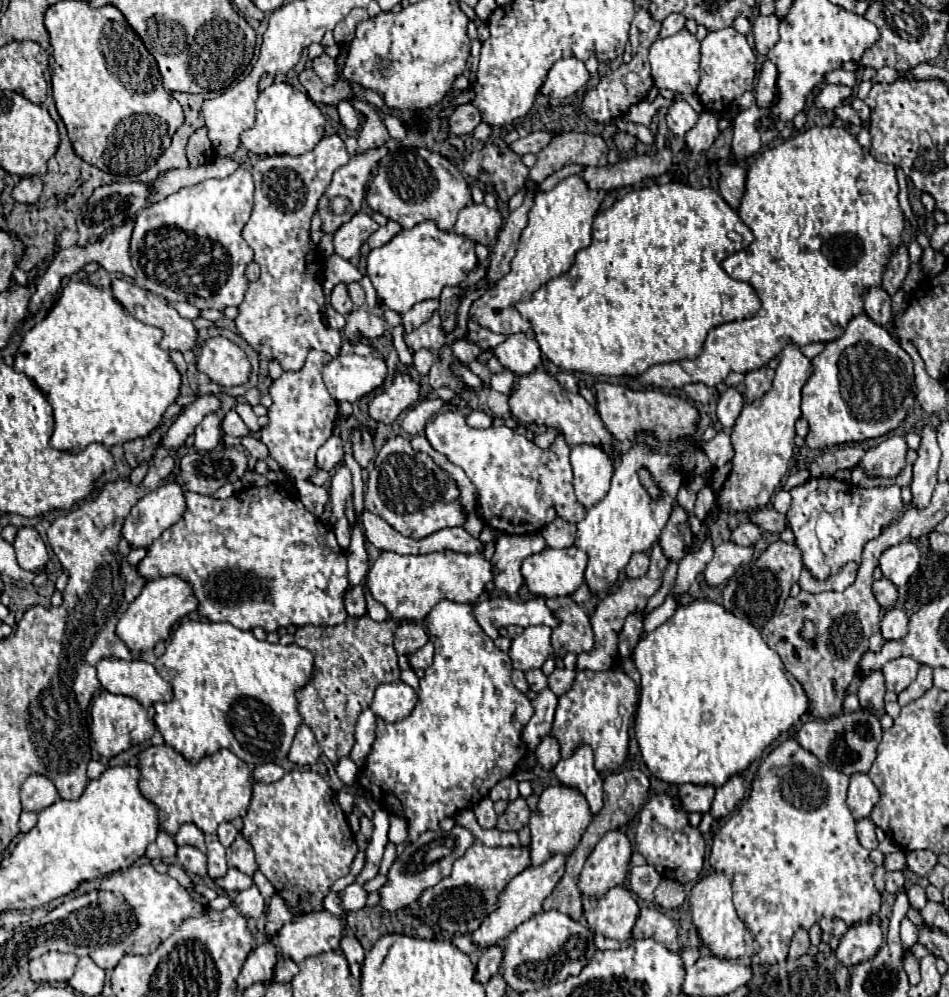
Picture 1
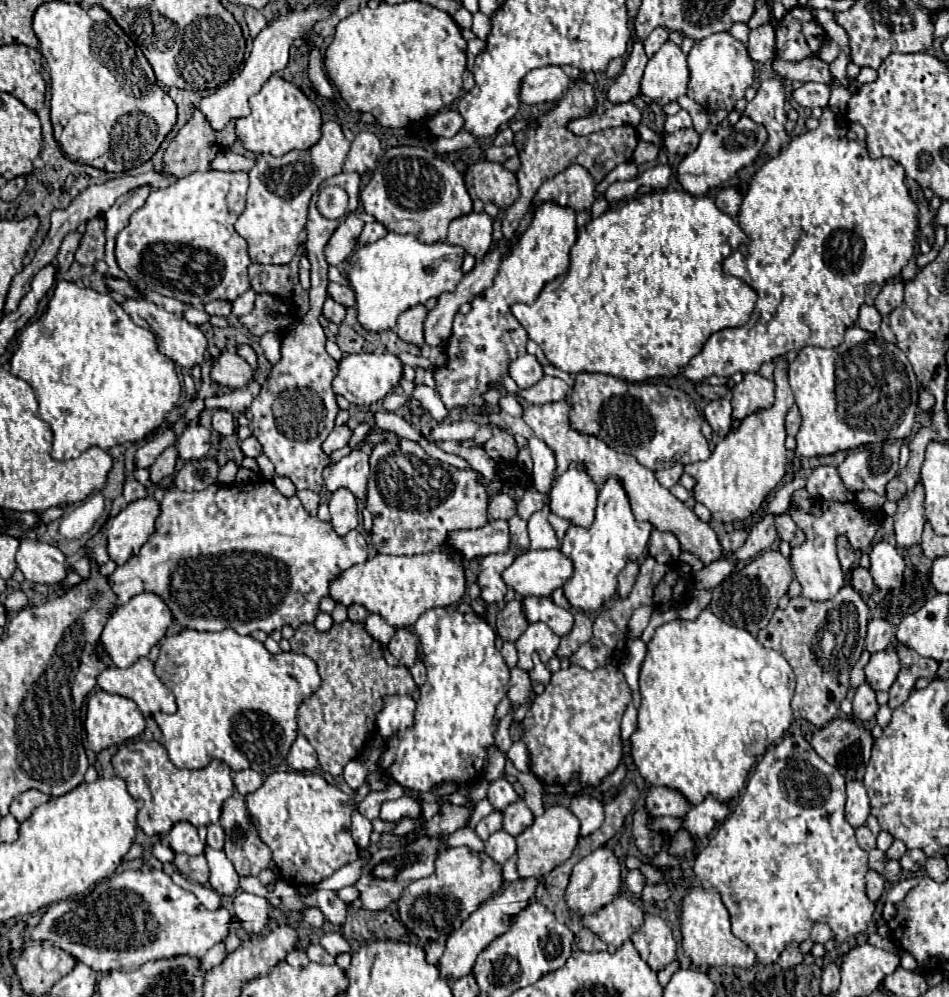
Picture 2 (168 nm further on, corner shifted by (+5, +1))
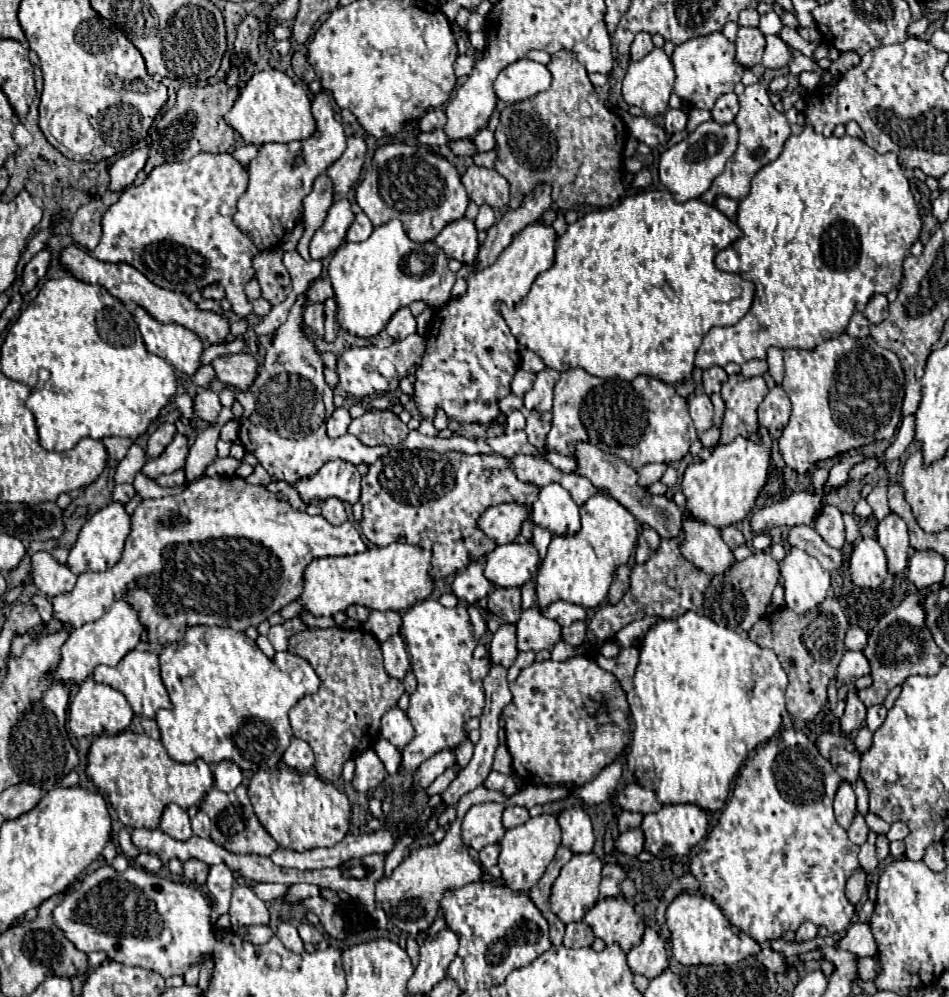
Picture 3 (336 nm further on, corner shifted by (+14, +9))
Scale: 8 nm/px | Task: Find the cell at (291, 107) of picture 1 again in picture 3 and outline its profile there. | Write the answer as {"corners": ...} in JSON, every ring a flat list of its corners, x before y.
{"corners":[[256,71,240,91,234,107,226,113,226,123,242,135,246,143,290,143,308,139,316,131,316,121,310,113,308,93,296,85,284,71]]}

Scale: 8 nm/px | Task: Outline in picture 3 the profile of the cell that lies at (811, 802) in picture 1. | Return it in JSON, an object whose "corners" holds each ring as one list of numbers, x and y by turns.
{"corners":[[784,729,744,763,736,777,734,791,706,841,690,857,690,873,700,883,700,893,714,899,724,917,738,931,764,945,782,939,786,931,796,931,804,921,826,927,832,935,844,931,852,917,854,905,846,899,844,887,848,877,860,867,858,845,846,835,834,819,832,801,842,783,834,767,824,759,816,745,794,729]]}

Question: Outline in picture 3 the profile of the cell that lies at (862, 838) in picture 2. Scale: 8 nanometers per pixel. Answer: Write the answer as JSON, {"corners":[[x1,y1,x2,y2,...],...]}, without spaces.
{"corners":[[856,815,854,821,852,821,852,825,850,825,850,829,848,829,848,837,850,837,852,843,862,845,862,843,866,841,866,837,868,837,868,831,870,831,870,829,868,829,864,817,862,817,862,815]]}

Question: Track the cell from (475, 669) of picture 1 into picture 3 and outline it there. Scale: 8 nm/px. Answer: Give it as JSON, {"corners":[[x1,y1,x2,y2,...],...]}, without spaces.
{"corners":[[424,599,420,603,416,603,414,607,410,607,408,611,402,613,402,637,408,645,408,653,410,653,410,665,412,671,418,679,418,687,416,691,410,695,410,707,406,711,416,735,414,739,404,747,402,753,402,763,400,763,400,773,402,775,412,775,420,763,424,763,426,759,430,759,432,755,444,751,444,749,456,749,462,741,466,741,466,731,464,725,472,719,482,715,484,709,484,677,490,671,490,659,482,657,482,659,474,659,474,649,478,645,476,637,474,637,474,629,466,611,466,603,458,603,454,609,448,609,444,605,440,605,436,599]]}

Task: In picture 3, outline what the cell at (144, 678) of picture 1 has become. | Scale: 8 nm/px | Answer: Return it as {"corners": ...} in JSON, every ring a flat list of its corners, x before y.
{"corners":[[130,651,116,667,108,667,108,665,98,665,94,669,94,681,96,683,104,683,104,685,110,685,114,687,116,691,124,693,128,703,132,705,132,711,136,715,142,715,142,717,148,717,148,719,154,719,154,713,164,707,164,709,170,709,172,703,168,699,168,693,166,693,166,687,162,685,162,679,160,679,160,667,158,667,158,655,156,653,150,653,150,651]]}

